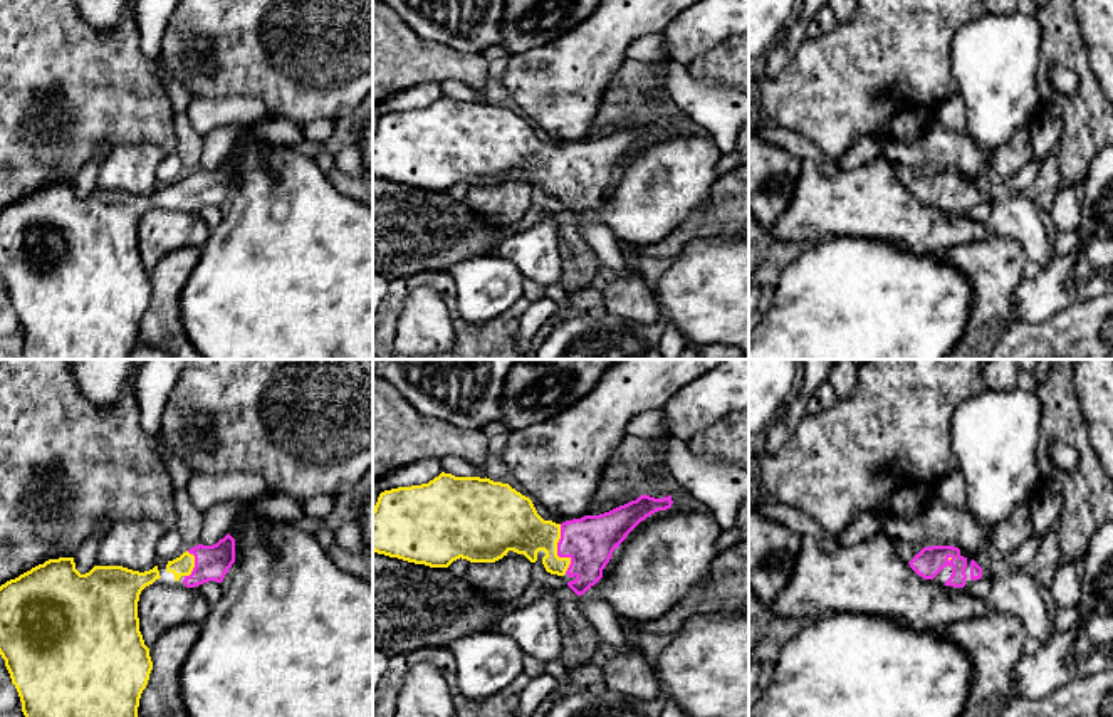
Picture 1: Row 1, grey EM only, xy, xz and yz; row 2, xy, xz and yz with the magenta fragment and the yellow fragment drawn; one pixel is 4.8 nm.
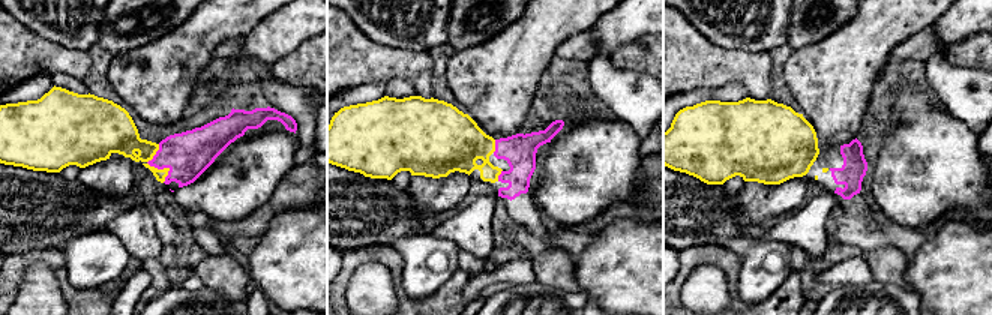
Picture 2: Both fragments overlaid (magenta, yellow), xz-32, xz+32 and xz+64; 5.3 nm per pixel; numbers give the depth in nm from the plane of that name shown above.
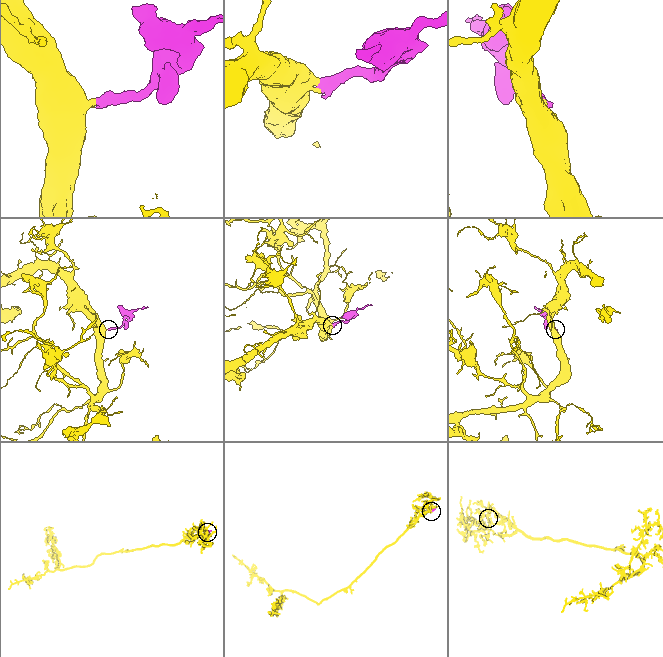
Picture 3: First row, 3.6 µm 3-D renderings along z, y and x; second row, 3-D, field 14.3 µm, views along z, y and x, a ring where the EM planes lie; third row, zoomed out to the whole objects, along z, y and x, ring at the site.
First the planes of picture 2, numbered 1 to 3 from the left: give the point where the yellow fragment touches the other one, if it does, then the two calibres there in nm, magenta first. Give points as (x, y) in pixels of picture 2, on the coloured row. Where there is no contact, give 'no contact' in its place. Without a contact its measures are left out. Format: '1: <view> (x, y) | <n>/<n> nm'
1: xz-32 (155, 167) | 240/60 nm
2: xz+32 (496, 146) | 180/320 nm
3: no contact

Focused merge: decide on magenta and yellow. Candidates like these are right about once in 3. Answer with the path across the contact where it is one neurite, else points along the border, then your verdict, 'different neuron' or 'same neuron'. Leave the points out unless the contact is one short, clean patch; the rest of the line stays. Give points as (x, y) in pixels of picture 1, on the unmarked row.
way xz (590, 165), (581, 172), (558, 177), (539, 158), (514, 148); same neuron

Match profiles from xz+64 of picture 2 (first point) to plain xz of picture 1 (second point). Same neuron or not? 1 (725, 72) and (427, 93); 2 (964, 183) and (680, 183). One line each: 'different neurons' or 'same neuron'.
1: different neurons
2: same neuron

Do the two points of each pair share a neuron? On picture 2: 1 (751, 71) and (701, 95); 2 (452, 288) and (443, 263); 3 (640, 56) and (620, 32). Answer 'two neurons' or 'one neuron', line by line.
1: two neurons
2: two neurons
3: two neurons

